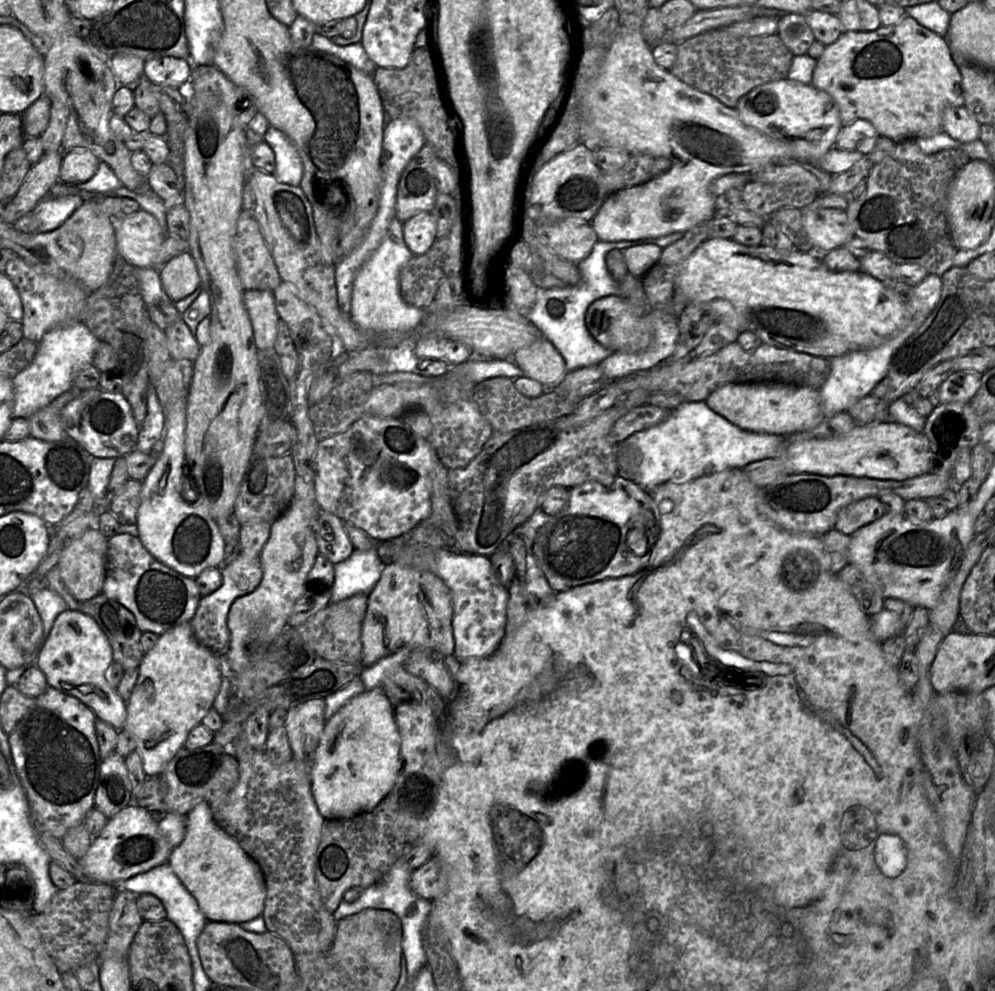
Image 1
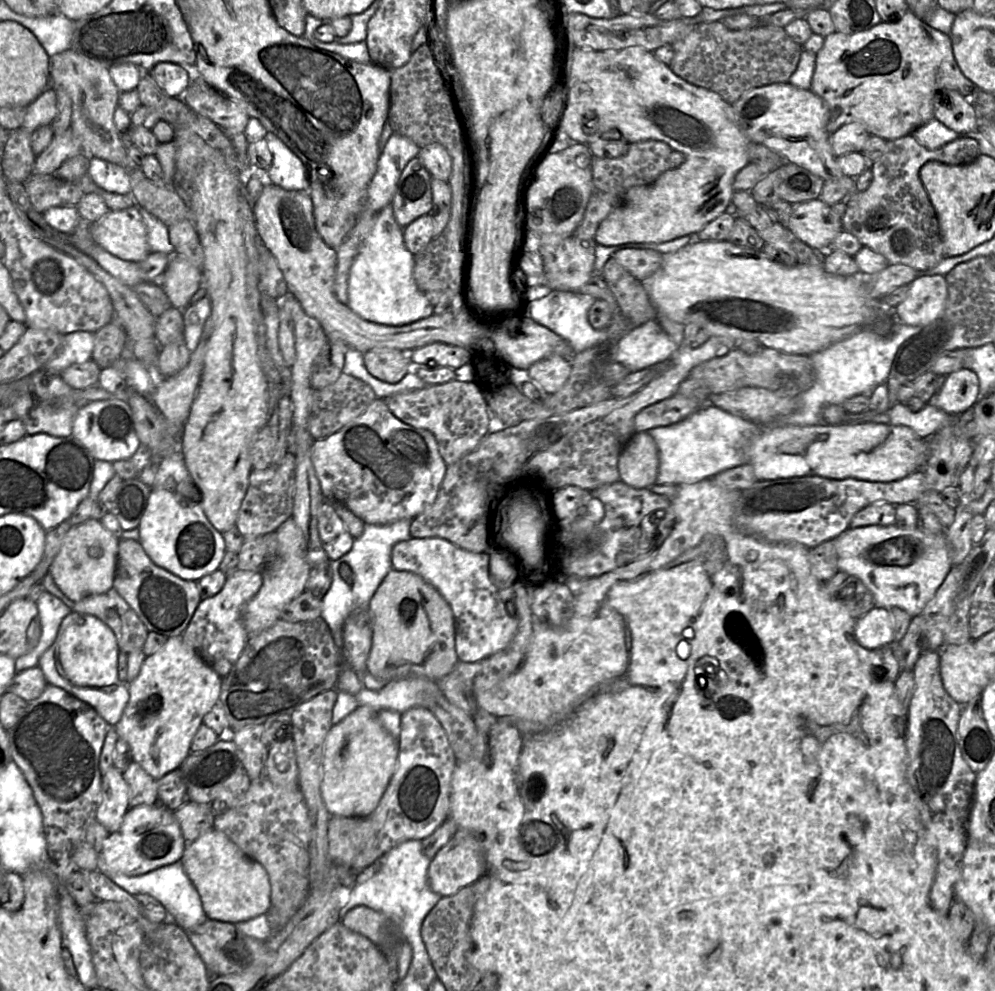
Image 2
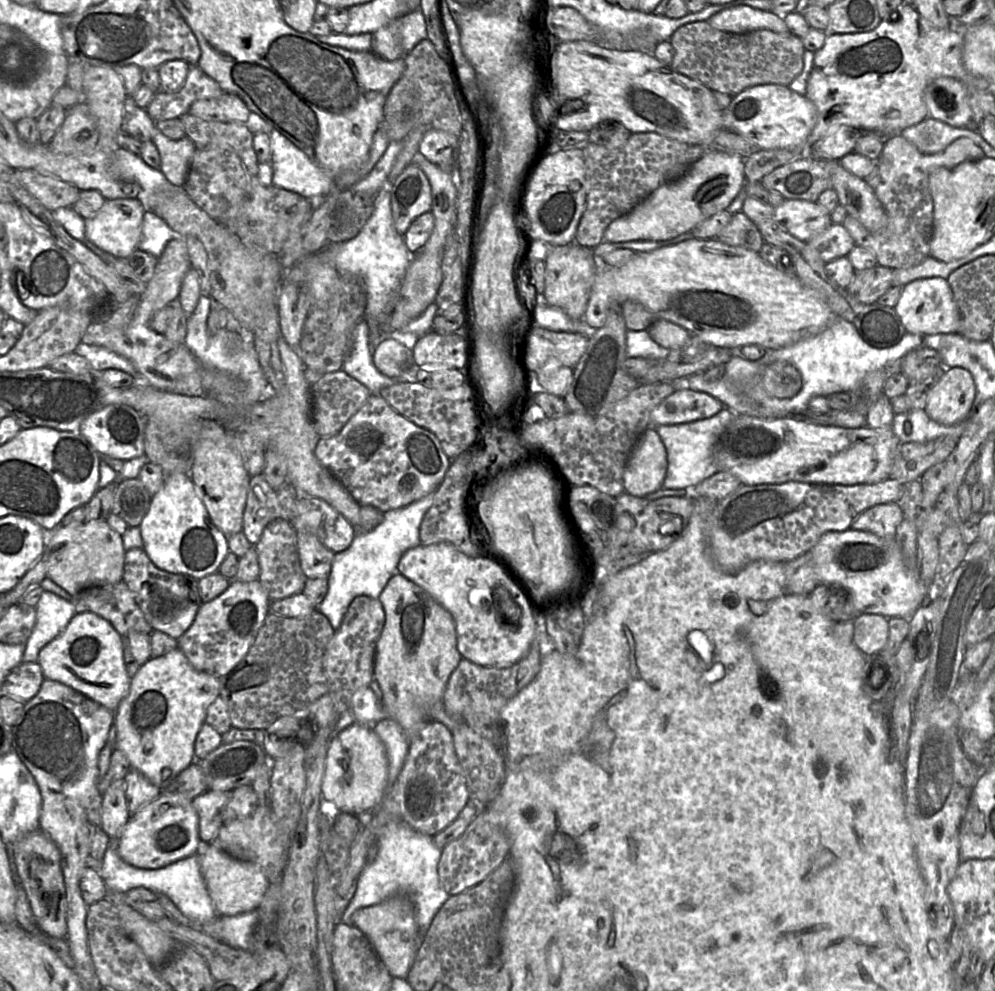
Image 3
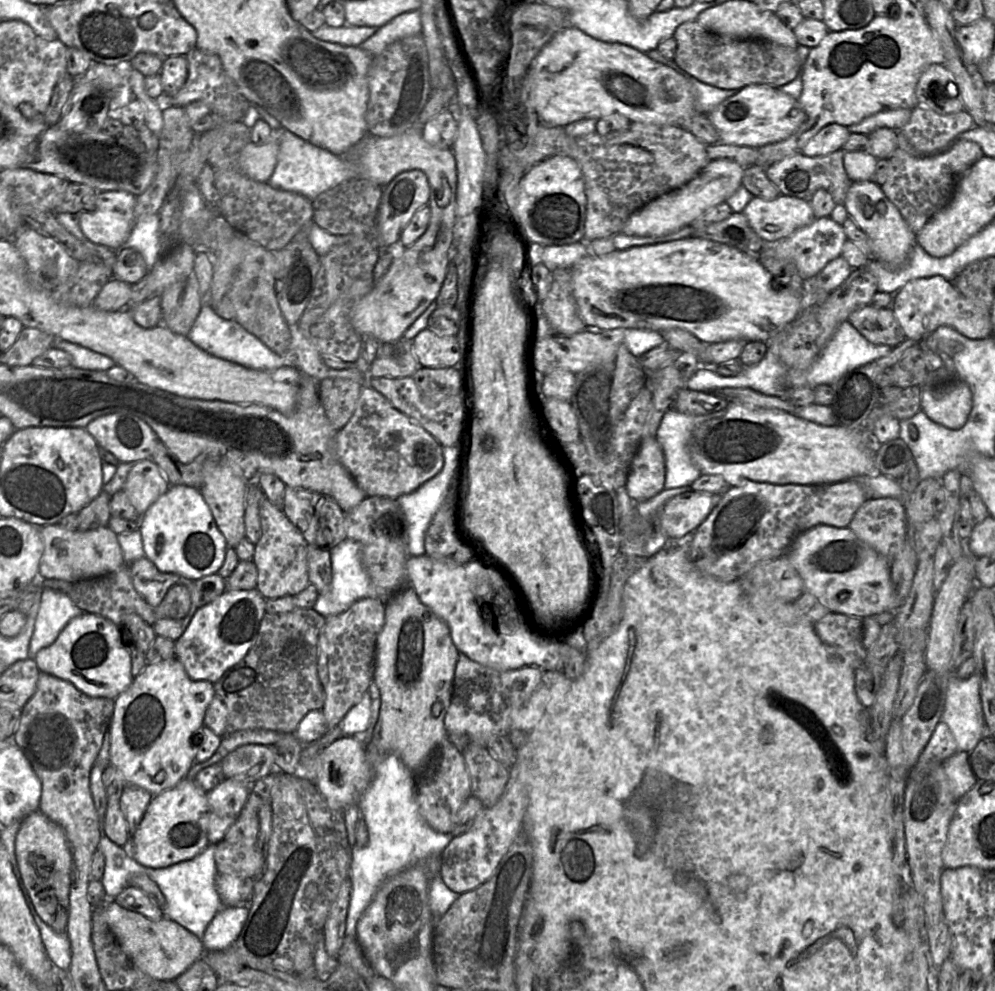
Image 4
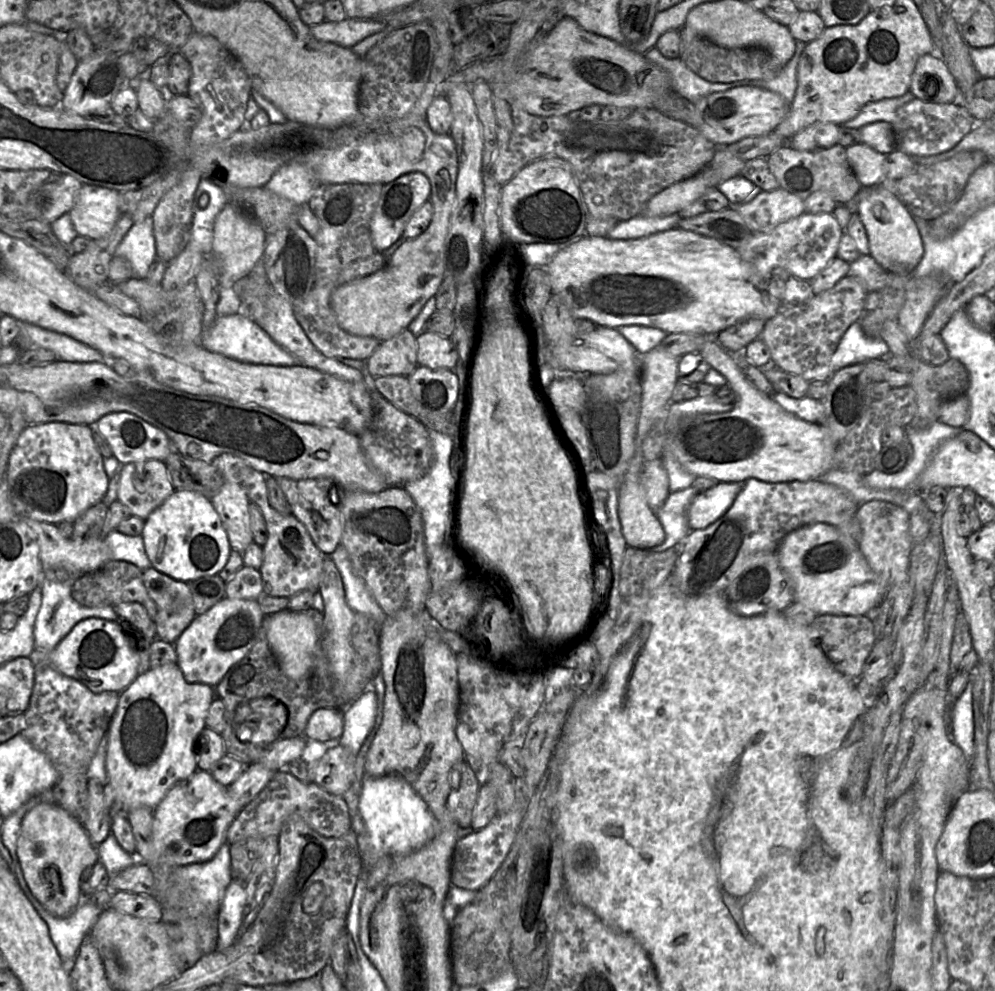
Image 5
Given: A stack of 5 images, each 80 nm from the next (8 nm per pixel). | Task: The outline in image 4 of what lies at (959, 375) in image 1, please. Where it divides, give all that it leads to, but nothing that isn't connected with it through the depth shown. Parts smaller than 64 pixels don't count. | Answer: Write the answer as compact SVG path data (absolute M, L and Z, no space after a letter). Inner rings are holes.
M955 377L922 387L922 411L934 422L950 429L962 428L971 413L973 394L969 385Z

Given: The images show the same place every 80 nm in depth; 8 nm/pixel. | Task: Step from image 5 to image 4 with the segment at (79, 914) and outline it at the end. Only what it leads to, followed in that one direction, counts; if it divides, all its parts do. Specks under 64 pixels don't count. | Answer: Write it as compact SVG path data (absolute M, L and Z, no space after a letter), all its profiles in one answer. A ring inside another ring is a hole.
M30 898L25 900L39 928L41 939L48 958L58 967L69 970L71 966L71 944L67 933L57 933L50 926L44 923L32 904Z

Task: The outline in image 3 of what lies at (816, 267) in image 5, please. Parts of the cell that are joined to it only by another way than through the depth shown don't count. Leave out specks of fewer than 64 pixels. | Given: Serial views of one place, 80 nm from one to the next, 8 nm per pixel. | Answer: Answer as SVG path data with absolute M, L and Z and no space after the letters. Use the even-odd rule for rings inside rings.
M831 223L806 243L817 250L824 263L847 256L855 246L855 241L841 223Z

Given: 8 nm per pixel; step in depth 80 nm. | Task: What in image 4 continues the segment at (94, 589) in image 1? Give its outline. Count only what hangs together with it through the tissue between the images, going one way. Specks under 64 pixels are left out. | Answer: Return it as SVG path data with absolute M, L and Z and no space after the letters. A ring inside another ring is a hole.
M58 525L40 528L44 551L40 559L39 579L77 582L112 573L126 565L117 535L107 526L94 530L65 530Z

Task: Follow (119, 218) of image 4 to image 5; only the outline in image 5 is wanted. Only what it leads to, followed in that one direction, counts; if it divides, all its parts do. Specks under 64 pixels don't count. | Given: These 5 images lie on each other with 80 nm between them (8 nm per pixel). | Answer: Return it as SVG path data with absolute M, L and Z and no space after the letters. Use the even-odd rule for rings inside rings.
M83 184L68 212L77 233L89 239L108 235L119 217L120 192Z

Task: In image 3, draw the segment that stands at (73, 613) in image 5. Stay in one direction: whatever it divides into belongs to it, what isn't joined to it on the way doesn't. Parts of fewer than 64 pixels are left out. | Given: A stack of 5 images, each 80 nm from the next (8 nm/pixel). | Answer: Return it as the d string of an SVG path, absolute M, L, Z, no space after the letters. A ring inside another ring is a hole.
M44 591L36 606L36 624L25 644L22 662L37 662L40 651L65 630L76 613L70 601Z

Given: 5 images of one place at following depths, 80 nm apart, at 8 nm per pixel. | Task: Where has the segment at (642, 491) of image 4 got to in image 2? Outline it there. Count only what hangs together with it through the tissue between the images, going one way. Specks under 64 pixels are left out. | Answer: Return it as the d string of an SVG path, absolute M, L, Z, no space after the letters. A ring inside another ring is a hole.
M647 431L635 433L619 456L620 480L631 487L647 489L655 485L658 468L659 453L655 440Z

